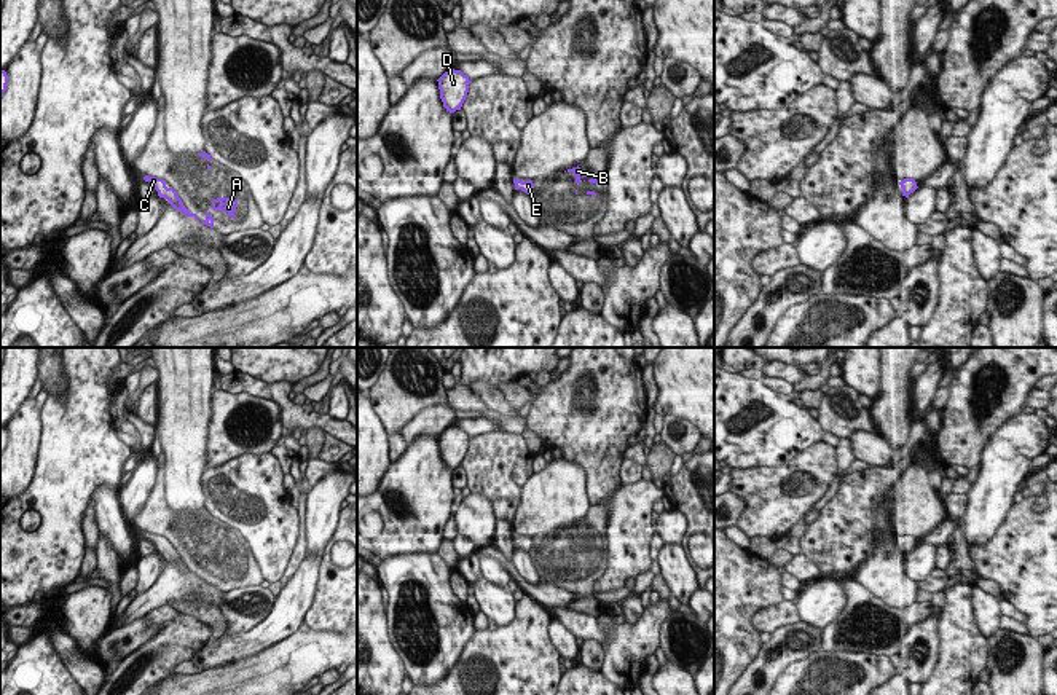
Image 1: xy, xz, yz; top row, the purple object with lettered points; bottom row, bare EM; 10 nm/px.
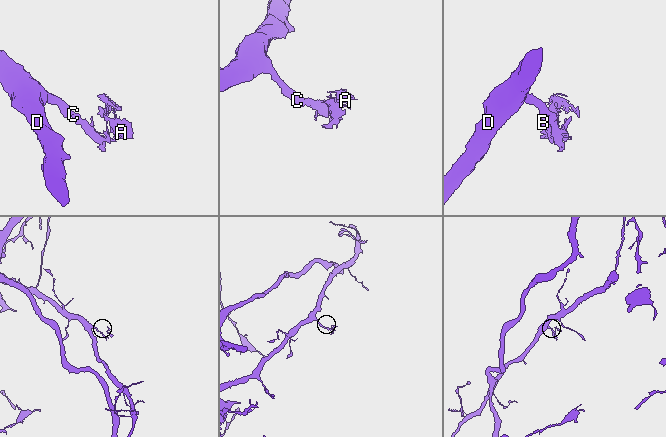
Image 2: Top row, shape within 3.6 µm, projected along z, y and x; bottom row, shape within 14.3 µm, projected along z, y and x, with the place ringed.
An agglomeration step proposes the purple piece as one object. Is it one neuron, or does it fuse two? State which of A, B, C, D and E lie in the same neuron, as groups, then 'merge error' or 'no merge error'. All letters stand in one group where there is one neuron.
A B C D E | no merge error

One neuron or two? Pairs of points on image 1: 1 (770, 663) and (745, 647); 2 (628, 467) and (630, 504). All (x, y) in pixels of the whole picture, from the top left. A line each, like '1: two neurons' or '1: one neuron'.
1: two neurons
2: two neurons

